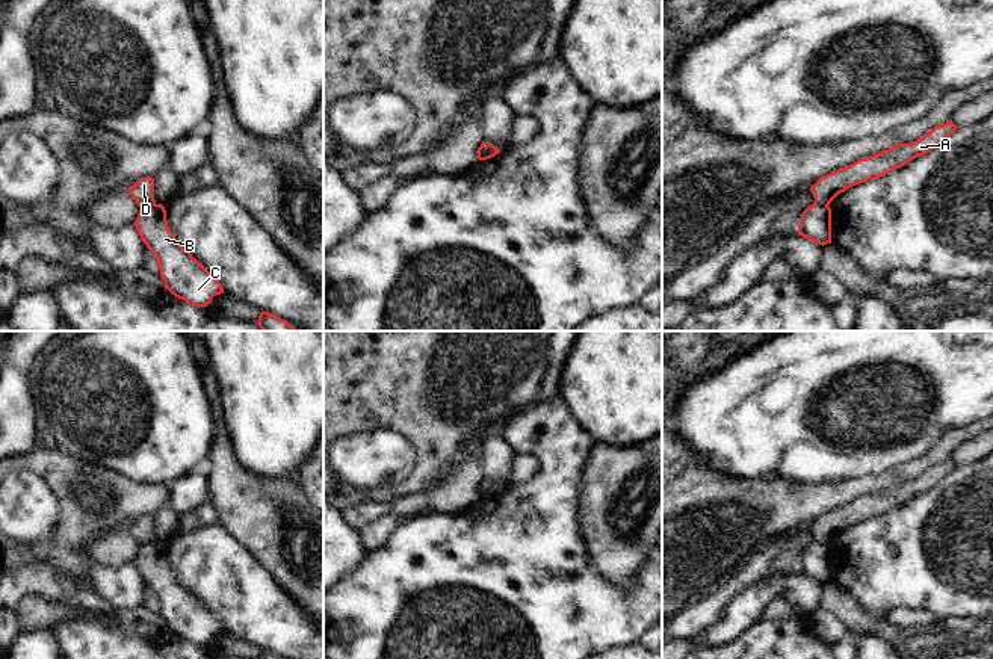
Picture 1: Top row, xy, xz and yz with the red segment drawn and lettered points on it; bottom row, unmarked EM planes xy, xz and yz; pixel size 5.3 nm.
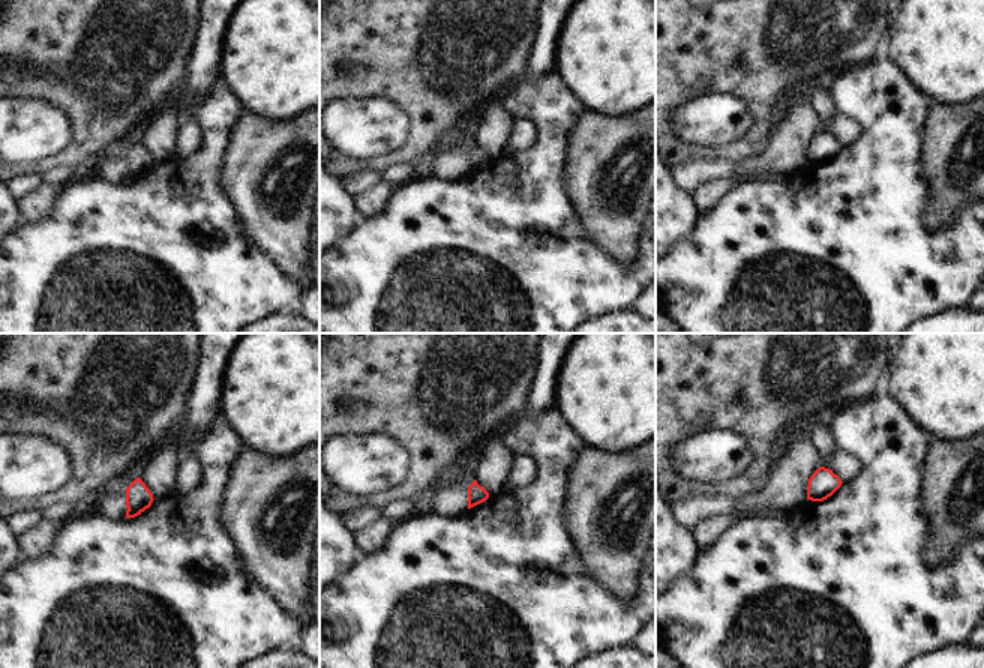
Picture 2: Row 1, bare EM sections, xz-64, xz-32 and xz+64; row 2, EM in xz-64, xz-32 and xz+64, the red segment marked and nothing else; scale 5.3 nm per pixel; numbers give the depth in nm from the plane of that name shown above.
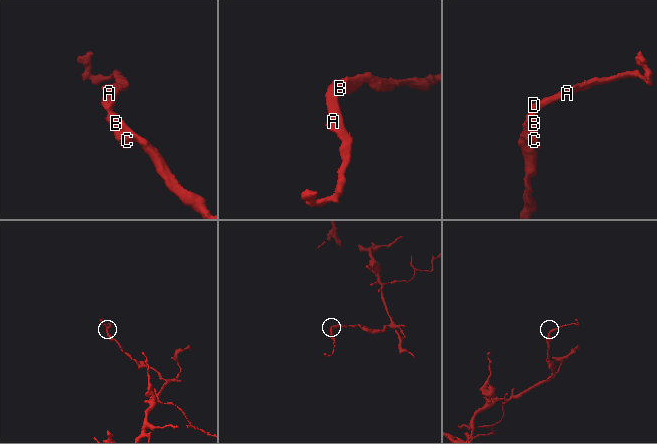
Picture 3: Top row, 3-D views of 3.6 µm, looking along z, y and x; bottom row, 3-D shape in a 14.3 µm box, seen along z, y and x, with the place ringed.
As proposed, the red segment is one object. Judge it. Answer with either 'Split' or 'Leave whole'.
Split

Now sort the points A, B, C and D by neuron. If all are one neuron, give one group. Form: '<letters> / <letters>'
A D / B C

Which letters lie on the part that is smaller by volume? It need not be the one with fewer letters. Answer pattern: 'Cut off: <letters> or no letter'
Cut off: A, D

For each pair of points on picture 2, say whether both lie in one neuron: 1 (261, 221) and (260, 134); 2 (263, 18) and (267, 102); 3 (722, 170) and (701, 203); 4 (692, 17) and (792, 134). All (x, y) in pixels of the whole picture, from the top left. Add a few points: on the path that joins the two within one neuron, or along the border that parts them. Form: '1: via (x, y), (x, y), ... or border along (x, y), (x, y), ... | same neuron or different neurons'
1: via (261, 200), (257, 186), (260, 182), (260, 155) | same neuron
2: via (266, 39), (267, 81) | same neuron
3: border along (735, 176), (704, 180), (690, 194) | different neurons
4: border along (771, 135), (761, 152), (746, 159) | different neurons

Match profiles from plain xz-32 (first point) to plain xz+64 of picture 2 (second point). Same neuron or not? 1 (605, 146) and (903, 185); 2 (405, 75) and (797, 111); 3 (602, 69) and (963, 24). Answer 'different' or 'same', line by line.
1: different
2: different
3: same

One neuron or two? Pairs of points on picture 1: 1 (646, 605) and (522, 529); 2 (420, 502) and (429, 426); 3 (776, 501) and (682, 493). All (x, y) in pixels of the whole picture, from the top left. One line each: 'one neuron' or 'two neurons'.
1: one neuron
2: two neurons
3: one neuron

